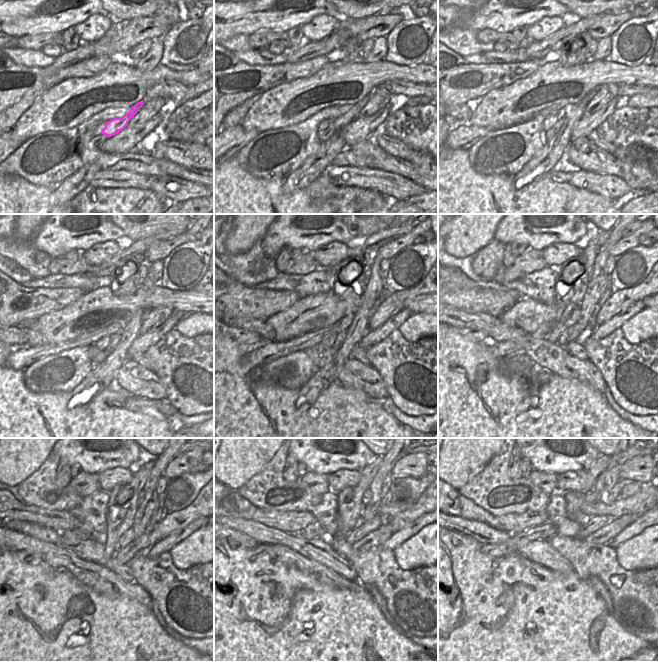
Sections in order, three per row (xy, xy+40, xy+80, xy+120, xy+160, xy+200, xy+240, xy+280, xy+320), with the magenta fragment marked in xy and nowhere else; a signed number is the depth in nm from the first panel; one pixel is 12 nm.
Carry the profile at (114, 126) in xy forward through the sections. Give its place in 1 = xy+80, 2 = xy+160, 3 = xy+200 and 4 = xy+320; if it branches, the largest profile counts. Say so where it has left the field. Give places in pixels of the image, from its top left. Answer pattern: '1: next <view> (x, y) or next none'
1: next xy+80 (588, 98)
2: next xy+160 (377, 302)
3: next xy+200 (608, 290)
4: next xy+320 (613, 495)

